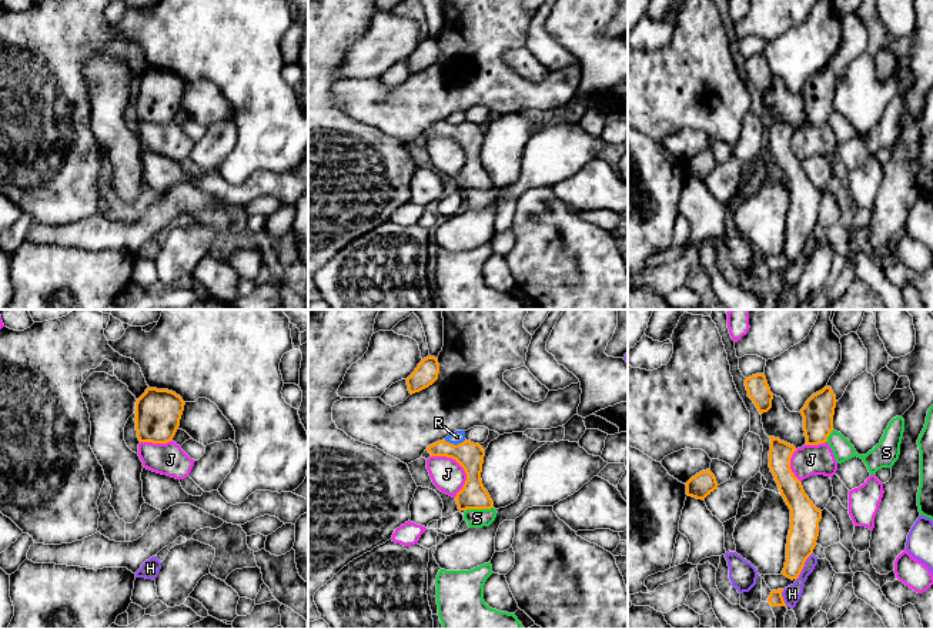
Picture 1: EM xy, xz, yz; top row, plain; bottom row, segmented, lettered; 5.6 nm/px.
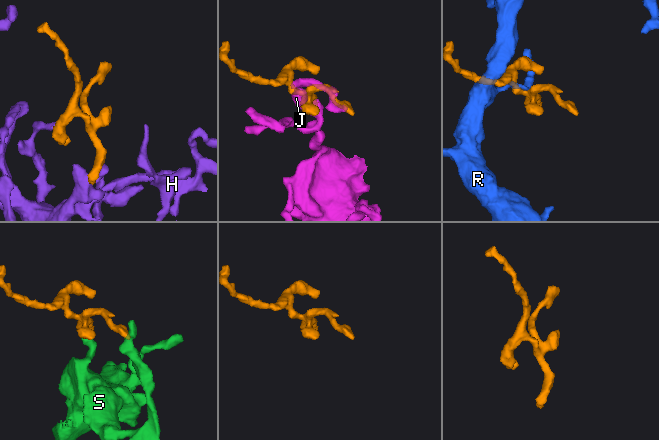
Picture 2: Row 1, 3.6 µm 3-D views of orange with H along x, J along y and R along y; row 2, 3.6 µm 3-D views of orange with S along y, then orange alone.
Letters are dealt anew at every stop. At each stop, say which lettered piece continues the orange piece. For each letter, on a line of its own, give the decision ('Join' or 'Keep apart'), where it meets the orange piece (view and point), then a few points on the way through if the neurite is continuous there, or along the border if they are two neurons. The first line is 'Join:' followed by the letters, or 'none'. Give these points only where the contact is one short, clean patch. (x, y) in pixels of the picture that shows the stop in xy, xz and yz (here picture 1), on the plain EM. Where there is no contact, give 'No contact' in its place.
Join: none
H: Keep apart. Touches orange at yz (803, 246). Boundary: yz (812, 233), (796, 260)
J: Keep apart. Touches orange at xz (461, 146)
R: Keep apart. Touches orange at xz (455, 126)
S: Keep apart. Touches orange at xz (478, 188). Boundary: xz (492, 187), (468, 188), (465, 191)

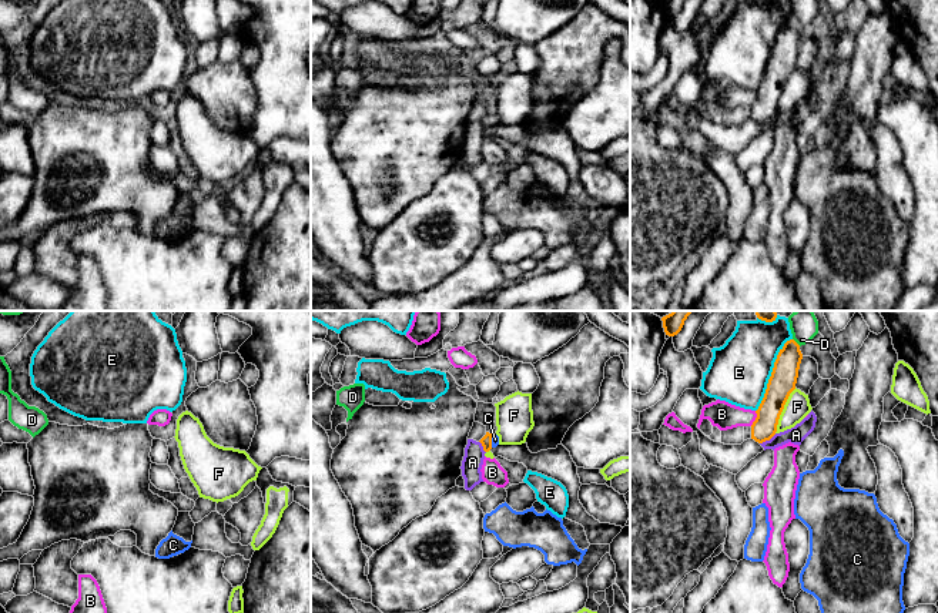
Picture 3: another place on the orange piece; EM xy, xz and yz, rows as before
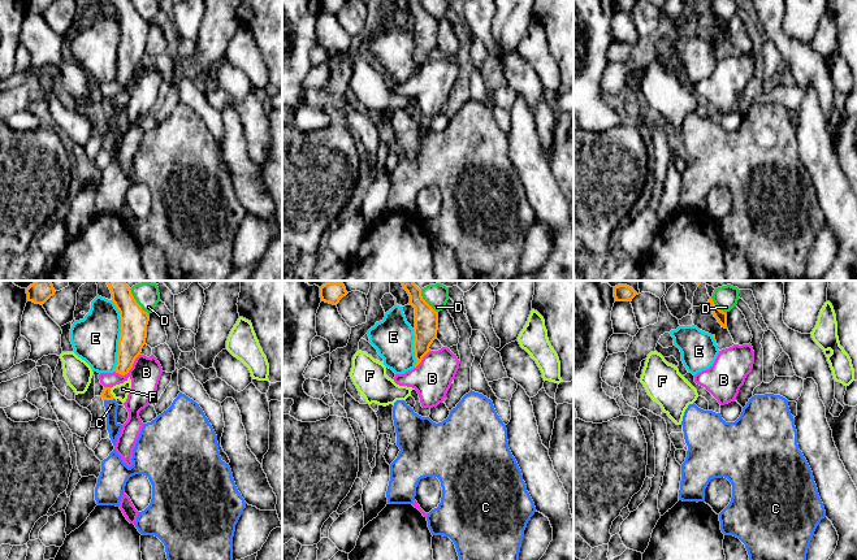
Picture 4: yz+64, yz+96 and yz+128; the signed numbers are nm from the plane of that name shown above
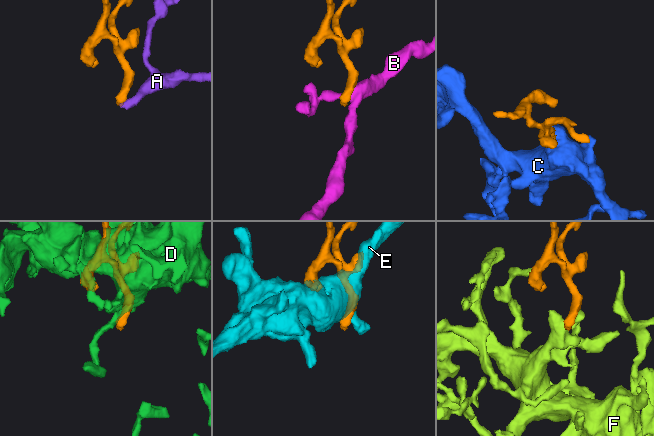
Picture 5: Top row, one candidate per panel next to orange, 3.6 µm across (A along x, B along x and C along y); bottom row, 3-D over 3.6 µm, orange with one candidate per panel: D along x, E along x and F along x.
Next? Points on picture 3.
Join: C
A: Keep apart. Touches orange at yz (767, 120). Boundary: yz (776, 114), (760, 124)
B: Keep apart. Touches orange at yz (756, 99). Boundary: yz (756, 91), (756, 100), (750, 106)
C: Join. Touches orange at xz (491, 121). Path across: xz (486, 121), (491, 121), (495, 120)
D: Keep apart. Touches orange at yz (796, 23)
E: Keep apart. Touches orange at yz (771, 54)
F: Keep apart. Touches orange at yz (781, 91). Boundary: yz (796, 69), (784, 86), (774, 113)

